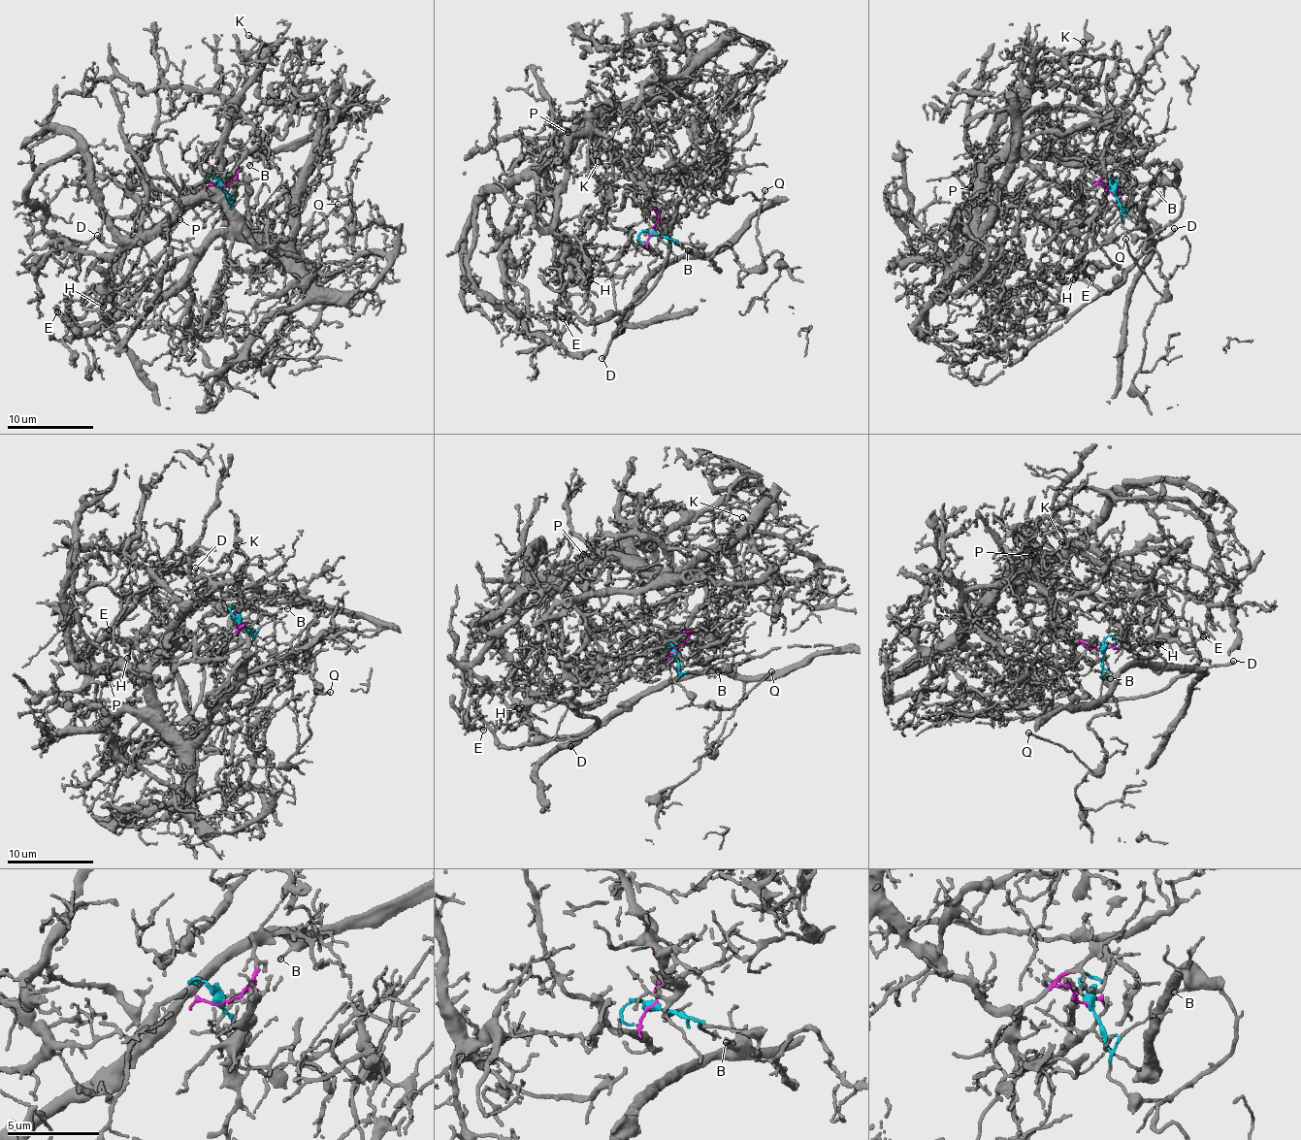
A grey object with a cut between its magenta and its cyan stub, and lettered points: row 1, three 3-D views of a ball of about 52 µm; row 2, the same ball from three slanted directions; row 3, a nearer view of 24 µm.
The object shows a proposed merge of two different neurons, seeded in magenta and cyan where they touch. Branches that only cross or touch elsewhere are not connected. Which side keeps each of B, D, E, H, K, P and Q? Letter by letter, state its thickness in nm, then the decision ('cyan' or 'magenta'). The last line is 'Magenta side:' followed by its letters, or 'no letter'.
B: 70 nm | cyan
D: 180 nm | cyan
E: 170 nm | cyan
H: 220 nm | magenta
K: 100 nm | magenta
P: 140 nm | magenta
Q: 110 nm | cyan
Magenta side: H, K, P

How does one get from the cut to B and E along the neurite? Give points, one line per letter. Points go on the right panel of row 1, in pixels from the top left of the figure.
B: (1112, 193), (1123, 217), (1123, 227), (1132, 235), (1151, 238), (1178, 217), (1182, 198), (1168, 182), (1153, 187)
E: (1112, 193), (1132, 235), (1178, 217), (1155, 174), (1147, 251), (1108, 292), (1075, 274), (1091, 278)

